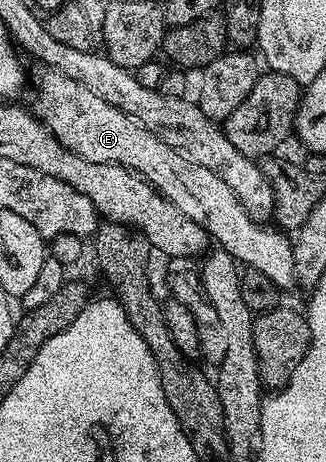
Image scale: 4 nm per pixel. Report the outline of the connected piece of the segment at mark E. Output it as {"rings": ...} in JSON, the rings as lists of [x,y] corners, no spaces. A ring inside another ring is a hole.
{"rings":[[[45,68],[40,72],[42,74],[37,78],[37,95],[33,98],[31,113],[53,133],[55,140],[59,140],[63,148],[95,164],[119,164],[123,168],[132,170],[134,174],[151,183],[163,197],[171,200],[171,204],[175,204],[175,208],[179,208],[183,216],[191,216],[191,220],[202,226],[208,232],[210,239],[220,249],[226,250],[230,256],[236,258],[242,267],[263,272],[263,276],[267,276],[267,280],[271,280],[271,284],[275,284],[278,291],[285,292],[297,286],[292,241],[280,229],[255,221],[245,211],[235,192],[231,192],[231,188],[227,188],[227,184],[223,184],[223,180],[219,180],[215,172],[203,168],[203,164],[195,164],[195,160],[180,154],[178,150],[159,140],[159,136],[155,136],[151,128],[139,124],[135,116],[127,116],[127,112],[115,108],[115,104],[107,104],[107,100],[95,96],[91,88],[83,88],[79,80],[71,80],[71,76],[63,76],[63,72],[58,70]]]}

